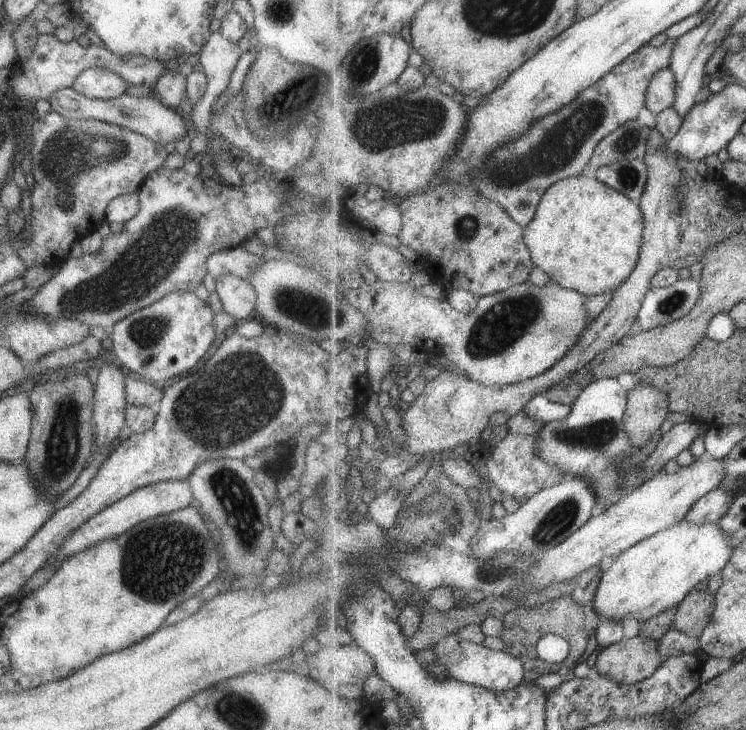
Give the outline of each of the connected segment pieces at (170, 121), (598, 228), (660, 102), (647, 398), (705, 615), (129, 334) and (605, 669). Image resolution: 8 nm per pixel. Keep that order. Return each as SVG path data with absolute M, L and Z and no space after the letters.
M65 87L55 90L46 100L50 106L49 110L60 114L63 118L103 121L137 132L137 134L141 134L141 136L145 136L145 138L149 138L149 140L153 140L153 142L157 142L161 146L173 142L173 140L178 141L187 134L187 126L181 120L180 114L173 108L165 106L154 95L137 98L123 93L114 99L90 99L79 94L71 87Z
M577 175L547 189L536 217L524 228L534 263L551 281L584 295L616 292L640 261L644 214L632 198L596 177Z
M670 67L660 70L649 85L647 109L658 115L671 108L675 104L676 88L675 72Z
M639 384L628 391L624 426L637 448L651 442L669 416L671 396L653 384Z
M706 589L697 592L693 590L678 606L671 628L692 635L693 638L699 638L709 622L713 620L716 600L716 594Z
M171 292L118 320L109 329L112 350L120 367L153 384L164 386L171 377L188 371L207 352L215 338L211 308L194 293Z
M636 635L604 648L597 656L594 674L634 685L653 676L663 664L660 643Z

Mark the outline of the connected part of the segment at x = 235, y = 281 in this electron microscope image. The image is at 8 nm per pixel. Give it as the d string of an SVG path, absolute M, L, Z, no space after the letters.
M225 274L214 277L215 292L222 304L222 310L237 323L253 318L255 290L244 278Z

